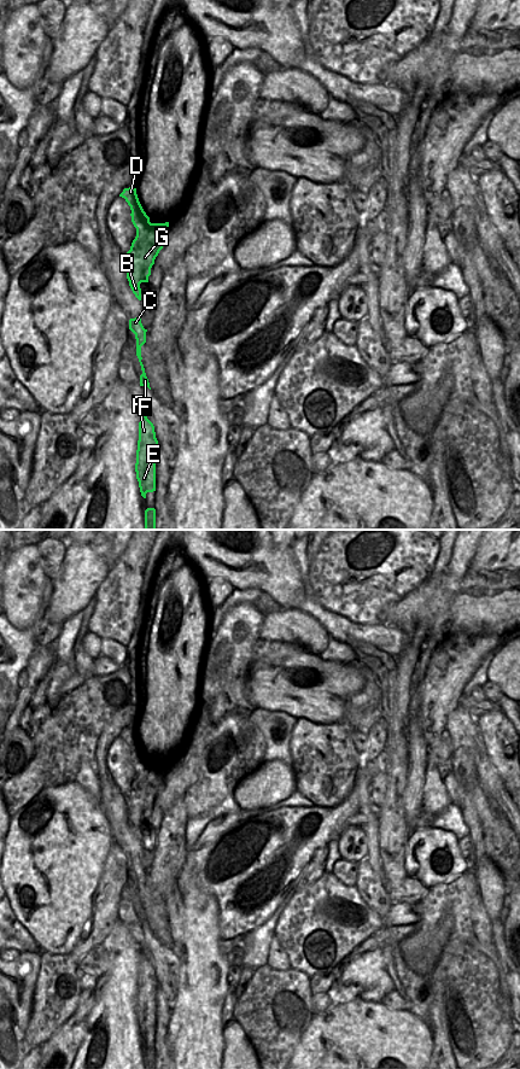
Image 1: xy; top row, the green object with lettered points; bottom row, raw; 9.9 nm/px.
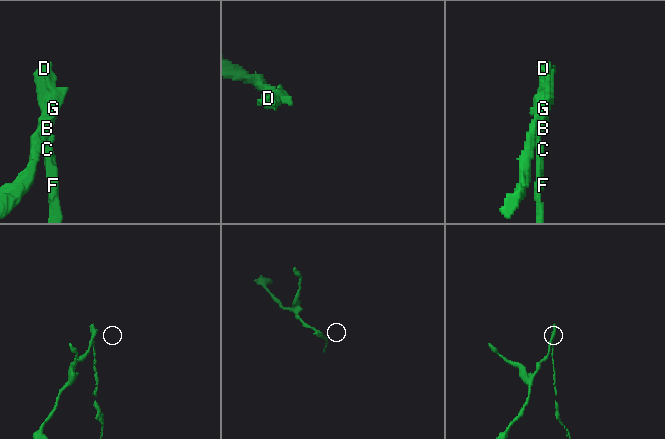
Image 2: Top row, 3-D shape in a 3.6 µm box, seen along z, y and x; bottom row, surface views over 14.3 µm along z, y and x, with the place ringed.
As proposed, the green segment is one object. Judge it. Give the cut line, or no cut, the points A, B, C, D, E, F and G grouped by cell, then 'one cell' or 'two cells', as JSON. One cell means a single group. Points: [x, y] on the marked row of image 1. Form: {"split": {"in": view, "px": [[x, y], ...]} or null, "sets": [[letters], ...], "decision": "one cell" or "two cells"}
{"split": {"in": "xy", "px": [[145, 333], [140, 337], [135, 334]]}, "sets": [["A", "E", "F"], ["B", "C", "D", "G"]], "decision": "two cells"}

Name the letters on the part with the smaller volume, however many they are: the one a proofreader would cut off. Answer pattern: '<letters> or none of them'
A, E, F

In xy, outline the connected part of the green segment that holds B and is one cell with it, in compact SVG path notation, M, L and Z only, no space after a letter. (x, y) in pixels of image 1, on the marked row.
M124 188L119 197L124 198L132 210L132 222L136 228L136 236L130 250L124 255L127 263L127 279L135 297L141 300L141 282L148 282L151 268L159 251L163 249L169 222L151 223L144 211L136 188Z

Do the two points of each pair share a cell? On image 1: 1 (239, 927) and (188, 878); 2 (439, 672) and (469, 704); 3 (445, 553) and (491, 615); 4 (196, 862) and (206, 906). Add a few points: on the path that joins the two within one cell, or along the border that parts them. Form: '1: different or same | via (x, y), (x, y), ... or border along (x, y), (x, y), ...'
1: same | via (233, 911), (226, 904), (226, 899), (204, 878)
2: different | border along (463, 696), (459, 704)
3: different | border along (447, 571), (431, 576)
4: different | border along (182, 894), (210, 893), (218, 915)

